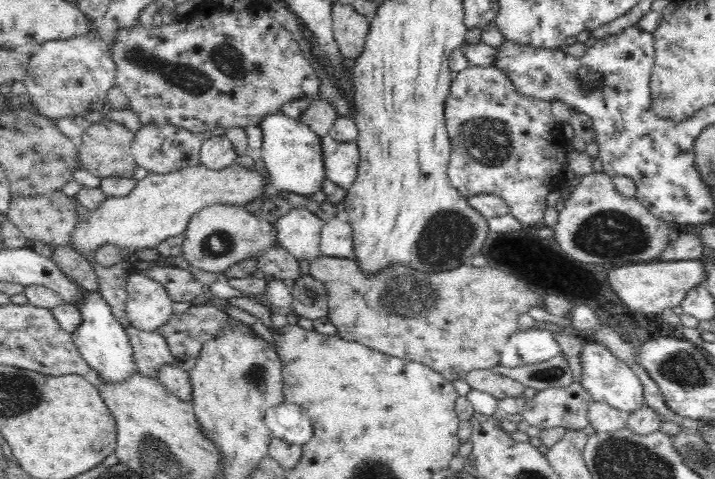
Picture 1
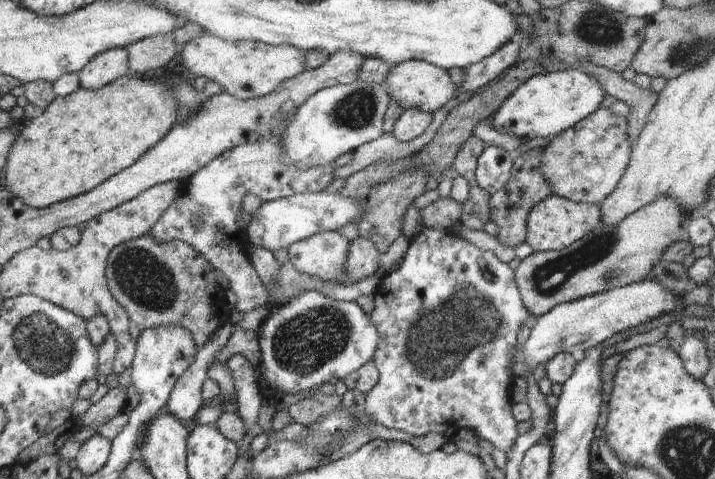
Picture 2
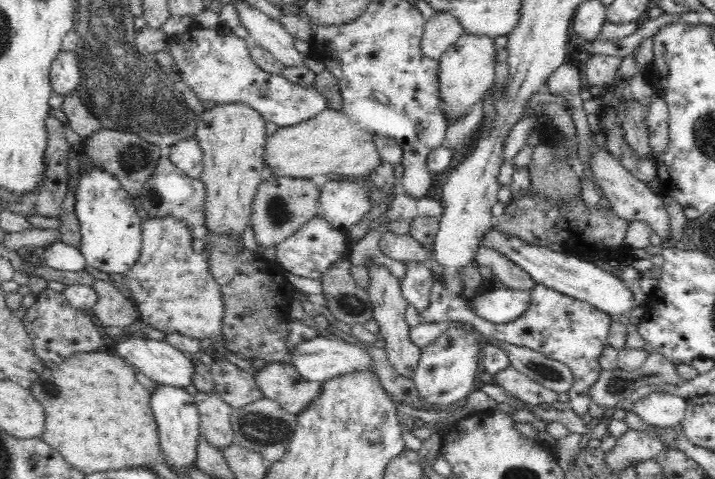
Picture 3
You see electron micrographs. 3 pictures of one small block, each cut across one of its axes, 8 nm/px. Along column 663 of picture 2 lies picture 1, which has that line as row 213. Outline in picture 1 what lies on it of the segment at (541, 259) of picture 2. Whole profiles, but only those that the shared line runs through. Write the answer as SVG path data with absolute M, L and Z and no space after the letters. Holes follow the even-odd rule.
M208 206L206 210L200 210L200 214L194 214L194 218L190 218L184 232L182 258L190 262L194 272L200 270L208 274L226 274L242 260L252 256L258 258L268 246L274 246L276 242L278 242L278 232L272 230L272 226L262 218L248 214L246 208Z

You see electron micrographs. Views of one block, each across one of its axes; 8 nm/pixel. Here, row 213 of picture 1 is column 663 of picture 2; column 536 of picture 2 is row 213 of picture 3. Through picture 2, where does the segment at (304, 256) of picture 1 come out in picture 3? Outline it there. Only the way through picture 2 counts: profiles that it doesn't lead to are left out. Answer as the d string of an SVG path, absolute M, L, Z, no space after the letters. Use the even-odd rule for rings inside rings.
M356 178L344 182L326 182L320 188L320 208L322 220L326 220L334 230L350 232L352 226L358 226L362 218L372 210L368 192Z

